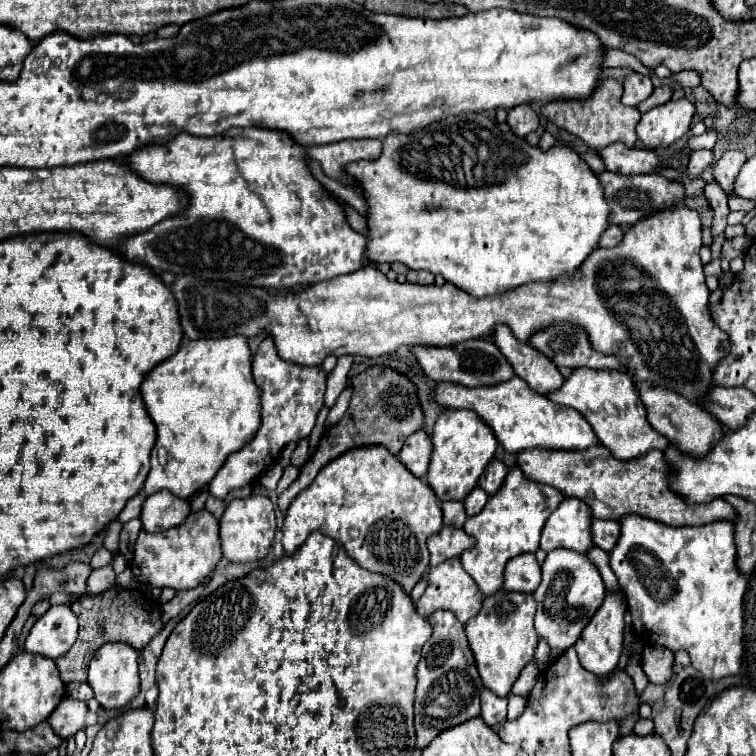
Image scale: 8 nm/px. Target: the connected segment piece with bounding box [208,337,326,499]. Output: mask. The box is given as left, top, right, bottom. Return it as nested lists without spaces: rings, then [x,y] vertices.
[[[266,337],[260,343],[260,347],[254,355],[254,361],[252,361],[252,375],[254,375],[256,385],[262,389],[262,395],[260,395],[262,423],[260,423],[260,429],[258,429],[256,437],[252,439],[252,443],[248,443],[244,447],[244,451],[230,455],[224,463],[224,467],[216,473],[216,477],[208,485],[210,495],[218,497],[218,499],[224,499],[228,495],[228,491],[244,487],[244,485],[252,483],[254,479],[258,479],[258,475],[262,475],[268,467],[272,467],[278,461],[282,449],[290,441],[300,441],[300,439],[308,437],[316,425],[318,411],[324,405],[326,371],[322,367],[302,367],[298,363],[282,359],[276,351],[272,337]]]

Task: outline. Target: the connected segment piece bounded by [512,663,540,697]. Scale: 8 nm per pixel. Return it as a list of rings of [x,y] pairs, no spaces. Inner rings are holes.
[[[530,663],[530,665],[520,673],[518,681],[514,683],[512,693],[514,693],[514,695],[520,695],[520,697],[528,697],[530,691],[532,691],[532,687],[534,687],[534,683],[536,683],[536,679],[538,679],[538,675],[540,675],[538,667],[536,667],[534,663]]]

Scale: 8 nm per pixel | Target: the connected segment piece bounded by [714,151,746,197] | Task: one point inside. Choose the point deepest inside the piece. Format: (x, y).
(726, 169)

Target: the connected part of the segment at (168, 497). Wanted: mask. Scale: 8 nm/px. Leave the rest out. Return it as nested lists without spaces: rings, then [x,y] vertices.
[[[158,491],[144,501],[142,527],[148,531],[164,531],[172,525],[180,525],[190,515],[190,503],[176,499],[170,491]]]

